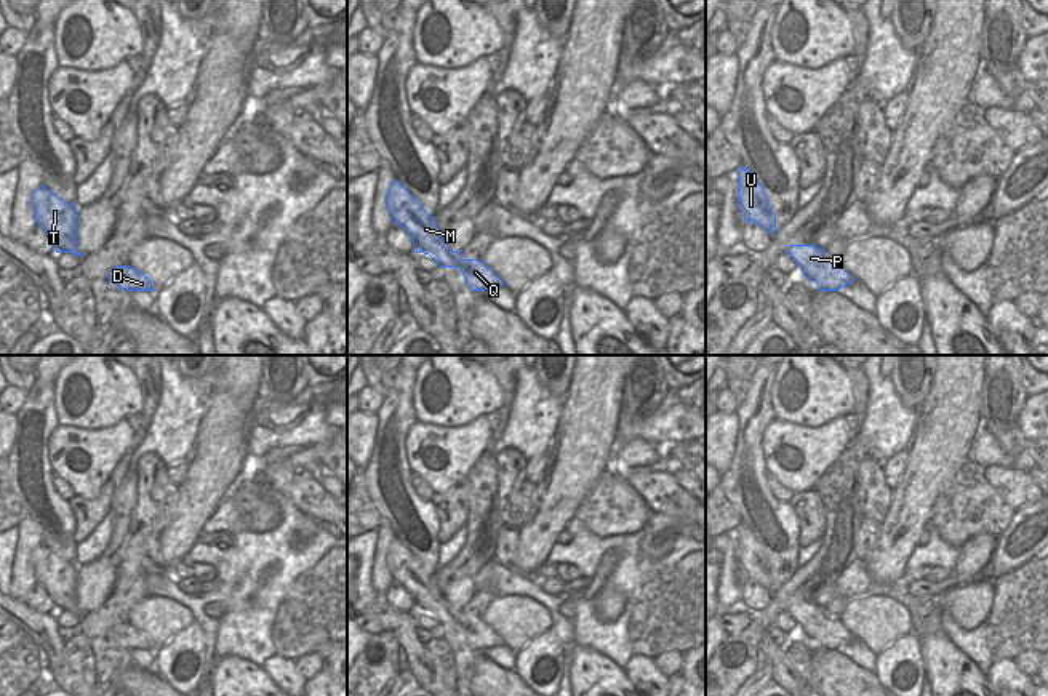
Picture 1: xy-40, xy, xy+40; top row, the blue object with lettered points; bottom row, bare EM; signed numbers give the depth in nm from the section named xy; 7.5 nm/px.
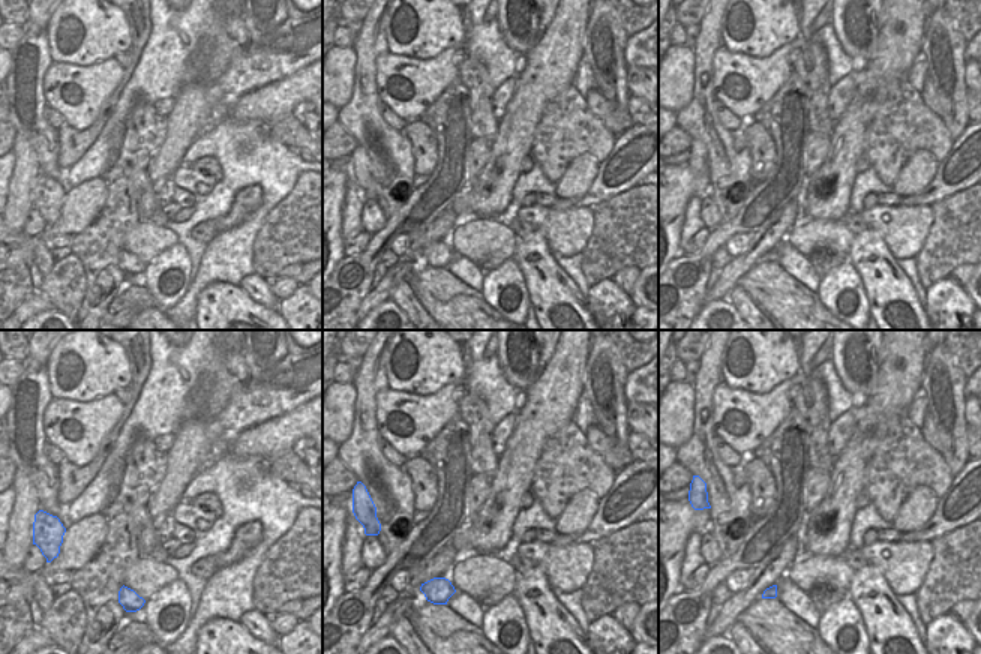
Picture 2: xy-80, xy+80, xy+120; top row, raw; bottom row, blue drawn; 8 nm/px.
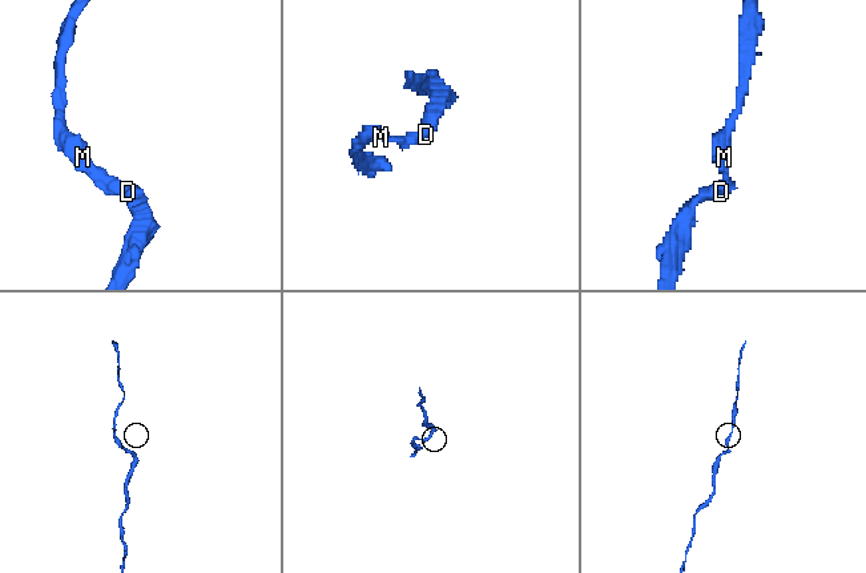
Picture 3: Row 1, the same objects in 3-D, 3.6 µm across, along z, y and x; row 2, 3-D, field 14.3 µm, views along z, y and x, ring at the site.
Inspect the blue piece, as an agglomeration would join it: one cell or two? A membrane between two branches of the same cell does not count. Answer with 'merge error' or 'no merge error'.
no merge error

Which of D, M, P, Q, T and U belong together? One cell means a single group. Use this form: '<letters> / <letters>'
D M P Q T U

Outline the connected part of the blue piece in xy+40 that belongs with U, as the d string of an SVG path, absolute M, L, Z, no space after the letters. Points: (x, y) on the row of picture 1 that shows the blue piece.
M742 166L738 170L738 203L744 221L762 226L771 235L778 232L776 214L770 210L763 187L752 171Z

